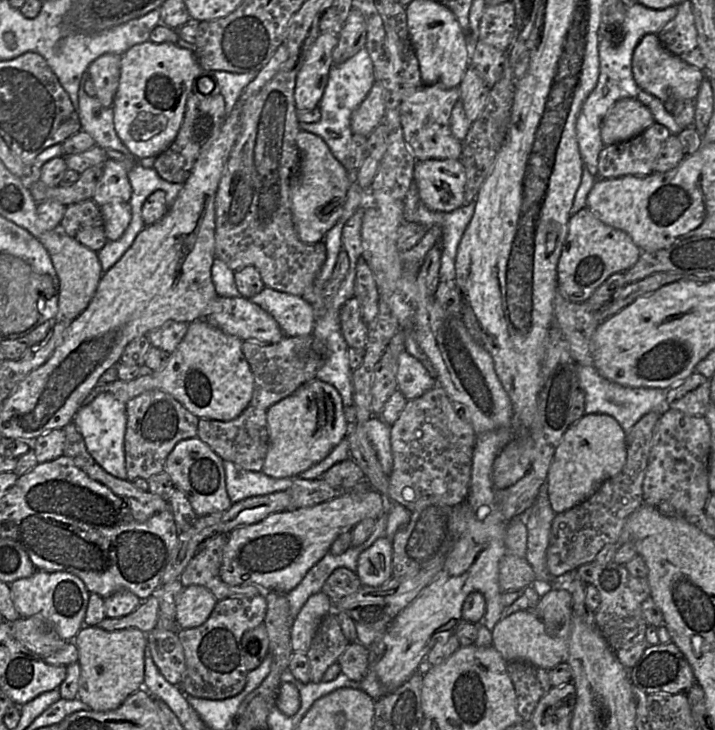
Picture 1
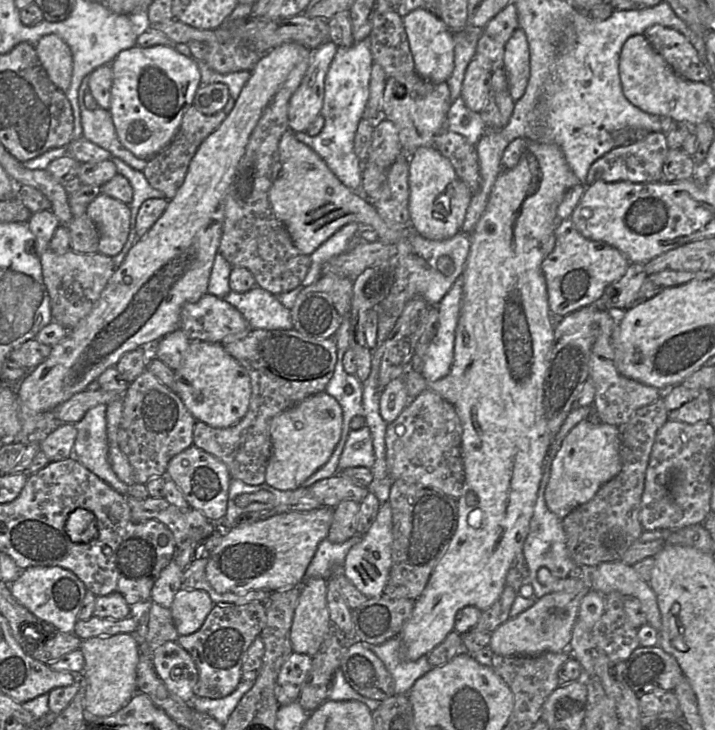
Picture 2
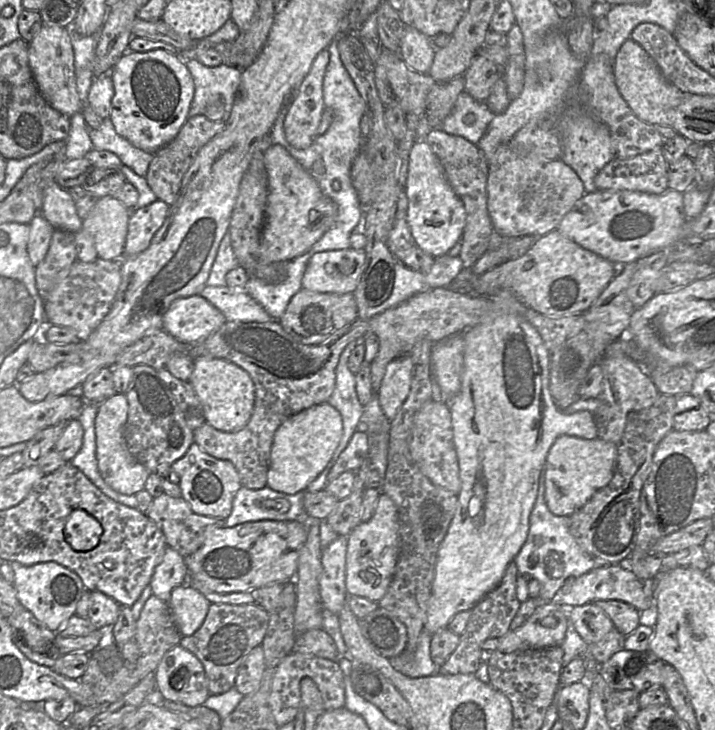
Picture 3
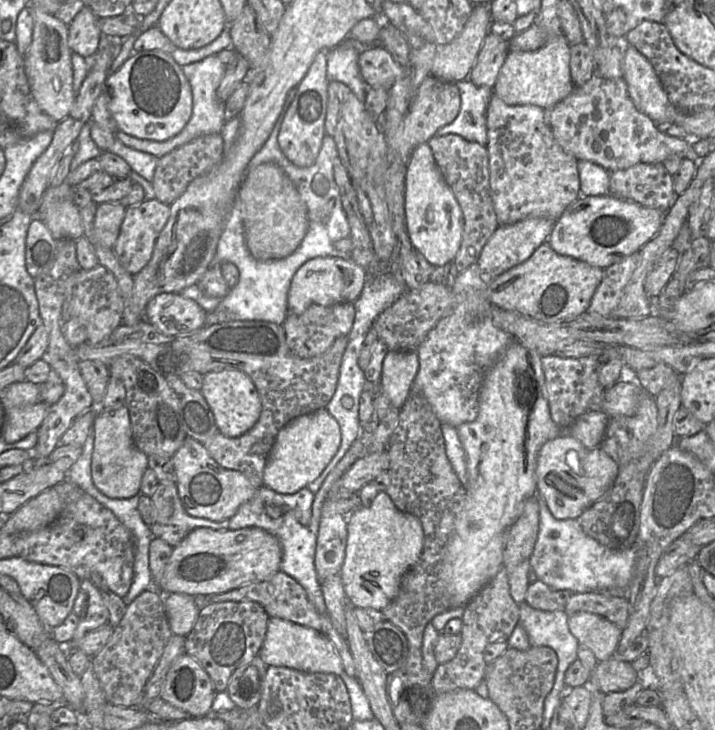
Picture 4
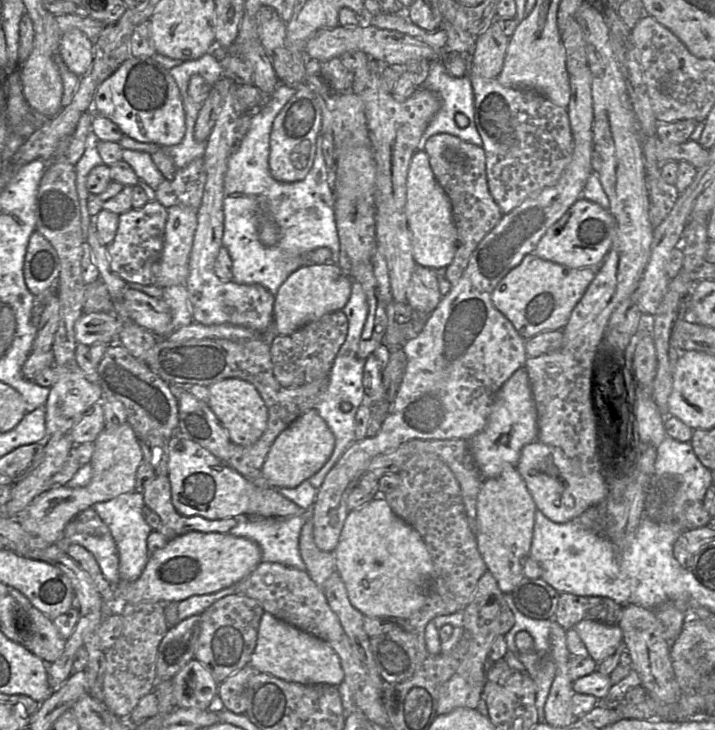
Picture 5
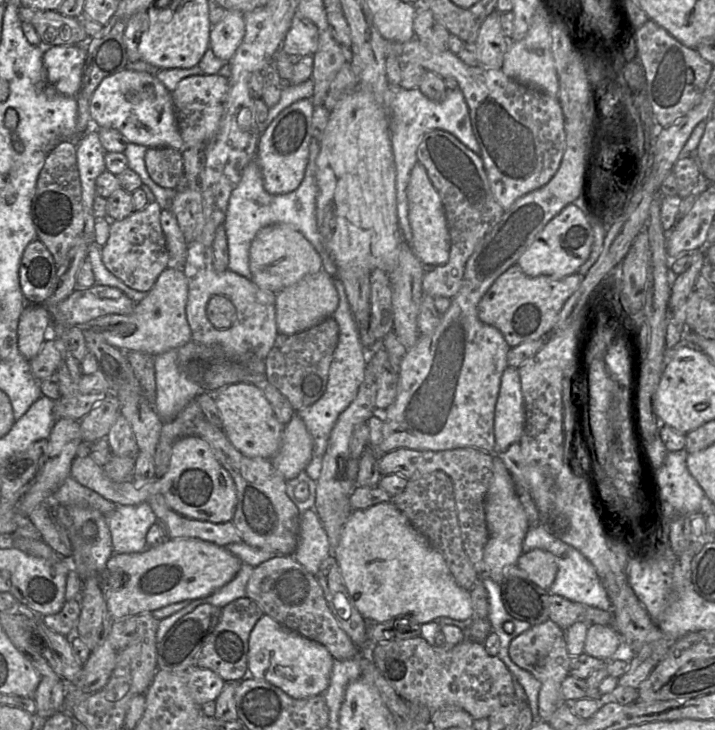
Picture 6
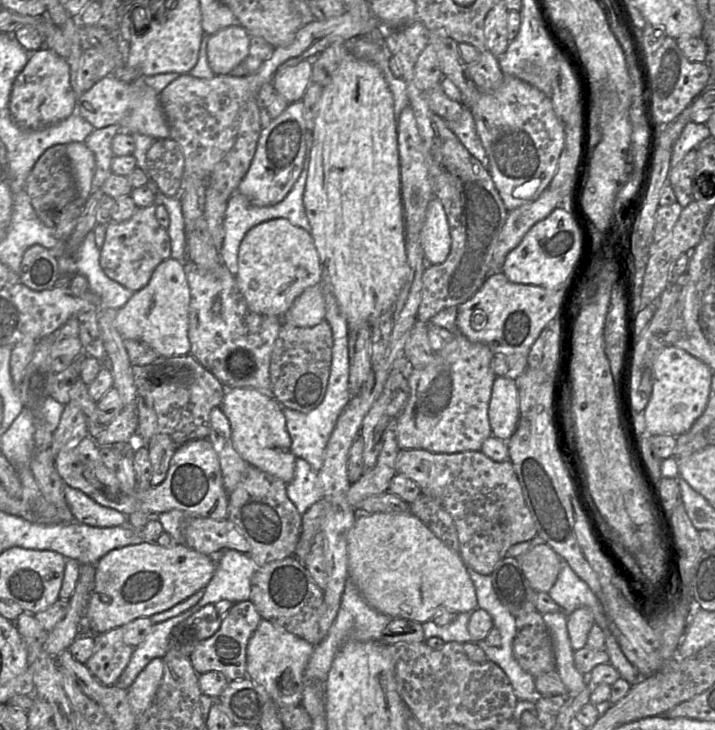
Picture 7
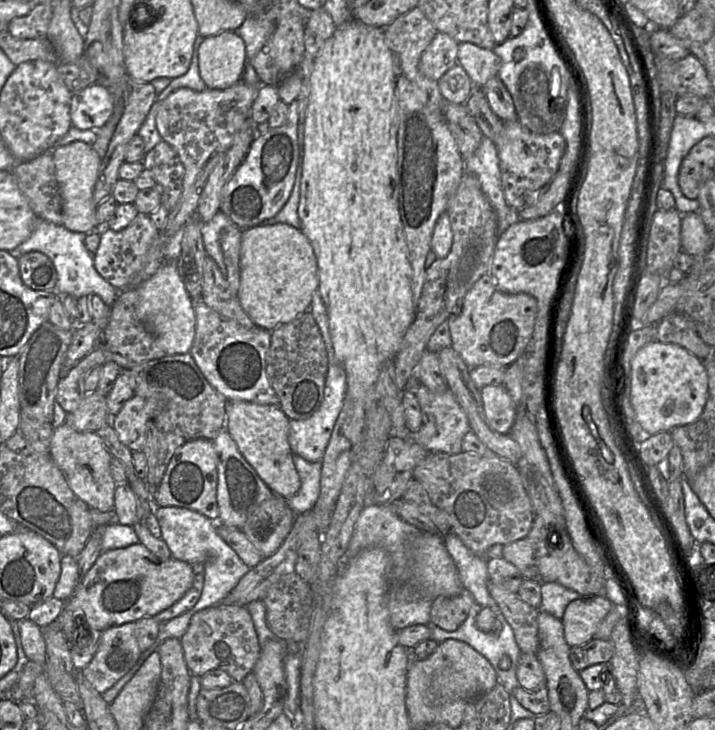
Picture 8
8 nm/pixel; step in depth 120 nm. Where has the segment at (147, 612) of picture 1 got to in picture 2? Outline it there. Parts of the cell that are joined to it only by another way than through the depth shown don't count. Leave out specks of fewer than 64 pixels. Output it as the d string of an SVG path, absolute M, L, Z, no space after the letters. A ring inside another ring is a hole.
M92 616L87 620L78 620L73 634L81 640L99 636L111 636L119 633L133 633L138 627L138 621L133 616L121 620L99 618Z

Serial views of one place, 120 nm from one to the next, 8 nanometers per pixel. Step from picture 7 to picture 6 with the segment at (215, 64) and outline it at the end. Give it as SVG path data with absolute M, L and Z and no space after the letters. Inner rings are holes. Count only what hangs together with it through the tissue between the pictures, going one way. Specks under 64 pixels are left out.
M227 10L223 18L211 29L209 47L217 58L228 63L241 44L244 35L244 14Z

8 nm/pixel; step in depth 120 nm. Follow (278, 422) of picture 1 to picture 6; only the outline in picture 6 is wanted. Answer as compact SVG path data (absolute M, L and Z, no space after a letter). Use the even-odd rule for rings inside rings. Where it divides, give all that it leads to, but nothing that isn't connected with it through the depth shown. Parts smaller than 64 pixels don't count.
M295 414L284 428L278 452L270 460L287 481L305 470L312 456L312 448L312 436L303 420Z

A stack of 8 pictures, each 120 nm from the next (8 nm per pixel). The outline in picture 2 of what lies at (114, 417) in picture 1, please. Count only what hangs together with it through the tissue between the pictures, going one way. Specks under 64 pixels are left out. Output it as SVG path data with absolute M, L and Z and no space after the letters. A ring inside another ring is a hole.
M106 404L91 407L74 424L77 436L72 456L115 491L126 496L129 495L130 486L118 479L108 459L106 408Z

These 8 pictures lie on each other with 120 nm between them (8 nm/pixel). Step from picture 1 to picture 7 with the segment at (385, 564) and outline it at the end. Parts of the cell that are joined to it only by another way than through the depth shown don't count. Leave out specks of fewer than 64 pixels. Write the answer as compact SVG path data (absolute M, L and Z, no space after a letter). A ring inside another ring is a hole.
M360 512L356 518L353 527L347 536L348 551L348 577L356 585L365 601L377 611L388 615L394 619L408 619L420 624L432 620L440 611L447 610L454 613L473 612L477 608L477 598L473 582L468 575L466 566L461 556L447 547L439 538L437 538L428 527L410 512L403 513L363 513Z

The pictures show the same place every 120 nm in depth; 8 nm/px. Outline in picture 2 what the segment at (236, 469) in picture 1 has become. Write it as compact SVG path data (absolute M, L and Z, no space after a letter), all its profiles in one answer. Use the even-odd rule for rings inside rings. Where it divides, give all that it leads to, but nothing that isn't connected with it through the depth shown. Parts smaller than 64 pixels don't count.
M232 478L226 515L217 523L217 528L228 529L239 524L245 514L269 511L278 505L286 504L291 494L290 490L279 490L266 482L259 485L249 485Z

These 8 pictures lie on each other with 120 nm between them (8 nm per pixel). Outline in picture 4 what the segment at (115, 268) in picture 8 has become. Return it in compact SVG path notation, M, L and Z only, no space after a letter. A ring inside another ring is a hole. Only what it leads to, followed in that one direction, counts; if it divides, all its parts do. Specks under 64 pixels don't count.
M155 198L126 208L119 236L112 250L122 267L132 276L141 271L150 261L156 240L165 227L169 215L170 206Z

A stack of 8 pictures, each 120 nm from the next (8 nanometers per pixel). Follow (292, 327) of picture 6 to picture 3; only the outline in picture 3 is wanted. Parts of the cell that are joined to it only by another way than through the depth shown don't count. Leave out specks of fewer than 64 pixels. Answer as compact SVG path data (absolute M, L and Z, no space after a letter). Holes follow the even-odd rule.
M349 247L314 254L308 261L302 277L302 288L322 293L353 293L363 272L366 254L363 249Z

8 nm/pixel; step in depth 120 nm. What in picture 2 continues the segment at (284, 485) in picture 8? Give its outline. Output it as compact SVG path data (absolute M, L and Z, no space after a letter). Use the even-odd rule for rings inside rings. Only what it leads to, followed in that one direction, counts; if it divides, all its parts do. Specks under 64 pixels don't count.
M190 340L183 364L174 370L173 391L197 421L214 428L227 428L246 415L251 381L246 369L224 349L222 343Z

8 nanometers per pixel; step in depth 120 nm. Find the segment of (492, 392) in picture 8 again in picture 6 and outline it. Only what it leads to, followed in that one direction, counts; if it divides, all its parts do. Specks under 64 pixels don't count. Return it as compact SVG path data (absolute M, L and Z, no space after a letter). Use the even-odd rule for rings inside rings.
M507 367L500 380L499 393L494 411L493 453L504 452L511 444L519 442L525 425L525 408L518 368Z

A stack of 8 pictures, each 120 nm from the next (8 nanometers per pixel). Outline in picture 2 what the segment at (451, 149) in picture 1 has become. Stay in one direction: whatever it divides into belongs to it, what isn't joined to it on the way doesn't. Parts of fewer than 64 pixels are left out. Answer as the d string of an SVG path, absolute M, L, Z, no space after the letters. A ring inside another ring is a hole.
M416 71L388 76L386 79L383 116L396 125L401 147L407 154L419 147L433 145L435 136L446 126L450 105L450 89L446 82L433 82Z

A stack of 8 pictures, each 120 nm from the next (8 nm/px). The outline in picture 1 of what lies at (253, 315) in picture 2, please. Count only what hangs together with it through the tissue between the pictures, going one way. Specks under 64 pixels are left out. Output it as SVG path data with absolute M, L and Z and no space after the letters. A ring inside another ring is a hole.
M265 286L250 300L273 316L284 336L312 334L316 324L313 306L301 296Z

